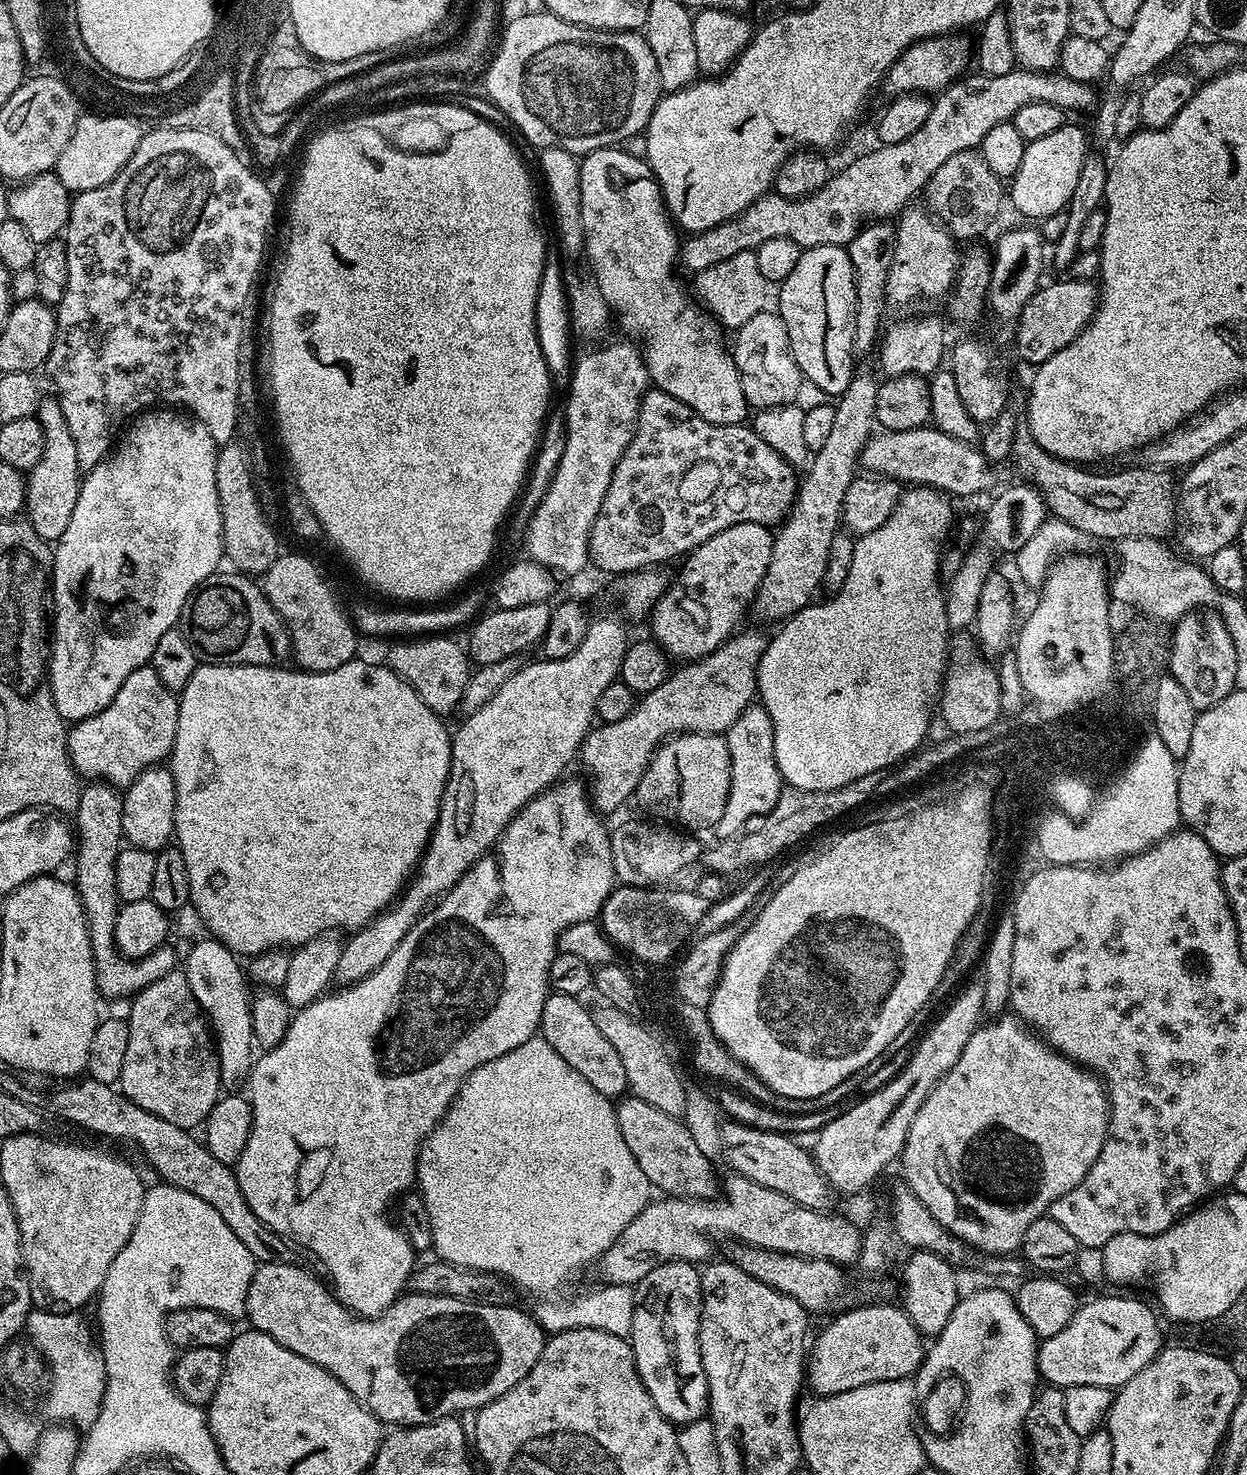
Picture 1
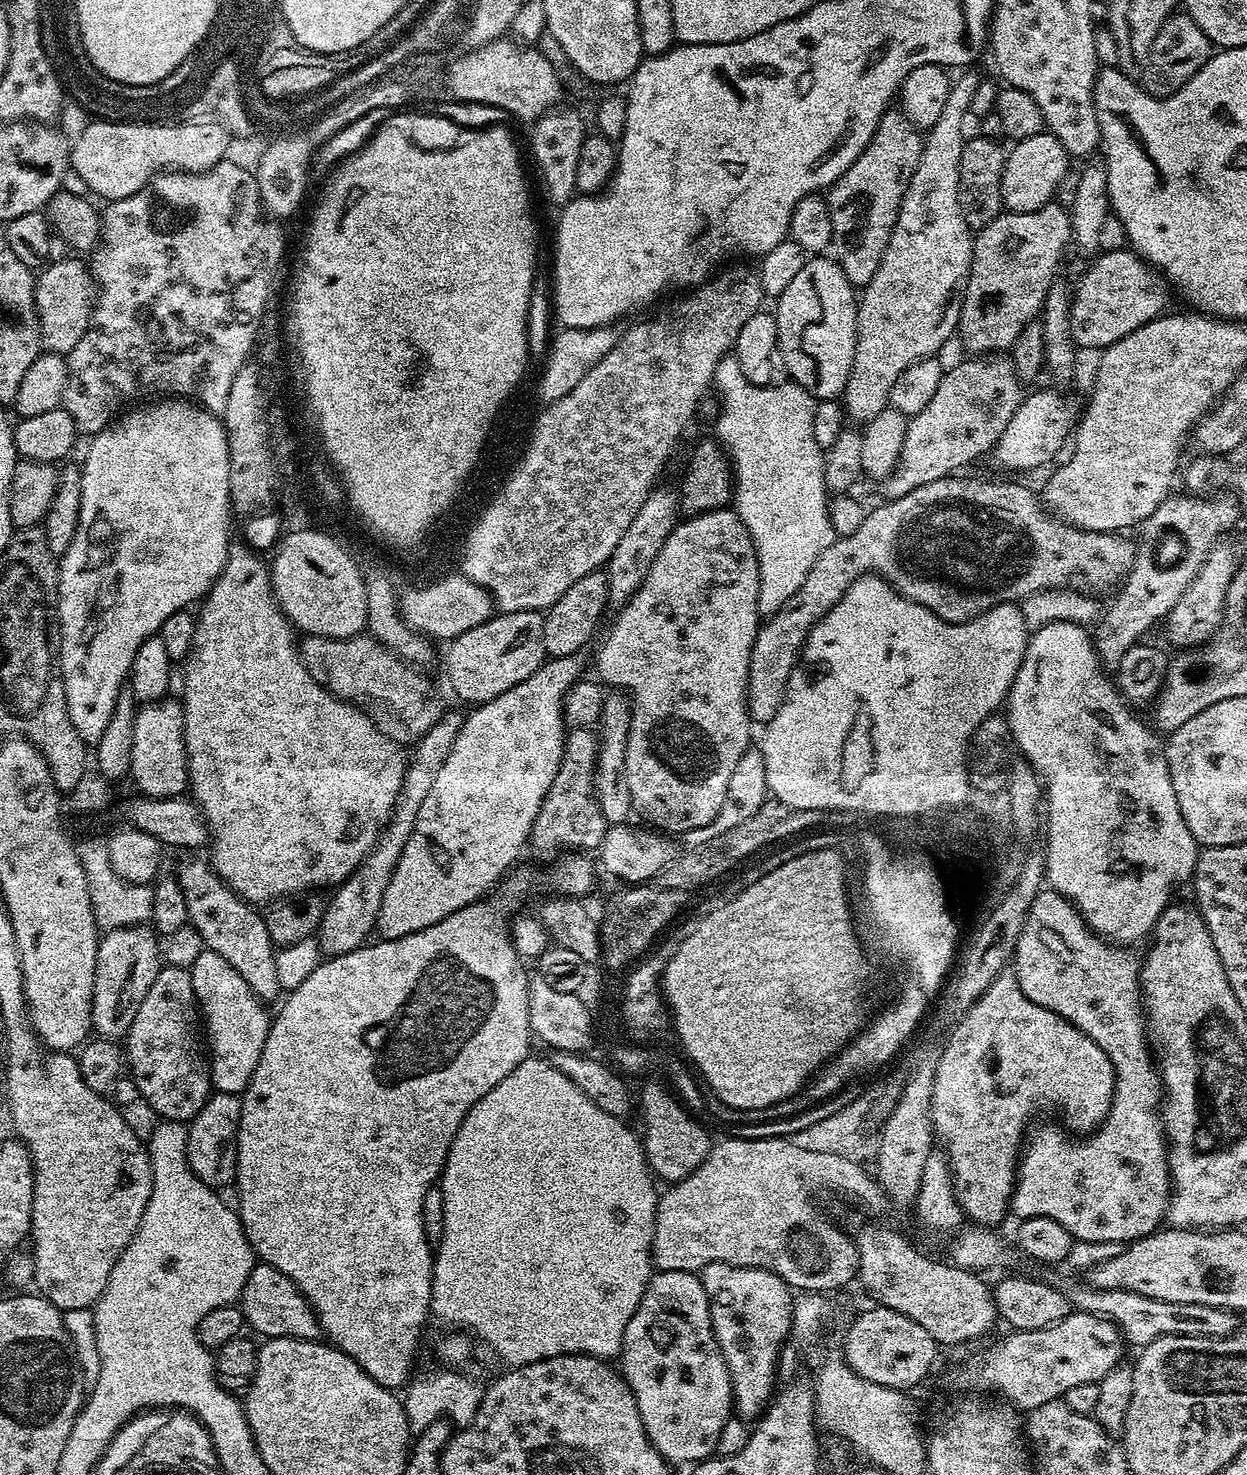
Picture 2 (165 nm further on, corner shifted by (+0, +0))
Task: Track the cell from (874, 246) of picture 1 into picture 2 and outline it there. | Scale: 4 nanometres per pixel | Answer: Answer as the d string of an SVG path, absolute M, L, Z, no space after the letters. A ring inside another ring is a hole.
M889 110L878 122L866 150L862 150L860 157L827 189L826 199L832 223L830 252L840 265L842 274L846 274L846 278L852 283L853 289L863 290L878 271L878 262L882 262L882 254L886 254L886 246L896 225L902 198L910 186L910 178L914 178L918 158L923 152L924 142L915 125L910 123L900 110Z

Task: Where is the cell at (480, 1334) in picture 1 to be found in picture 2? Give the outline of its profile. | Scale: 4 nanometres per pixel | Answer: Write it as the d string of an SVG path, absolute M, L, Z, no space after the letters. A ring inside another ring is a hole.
M263 1262L253 1267L250 1278L246 1278L244 1292L238 1301L244 1309L244 1318L249 1329L261 1332L261 1337L289 1336L299 1340L320 1340L322 1329L320 1317L308 1304L307 1298L296 1289L296 1283L274 1266Z

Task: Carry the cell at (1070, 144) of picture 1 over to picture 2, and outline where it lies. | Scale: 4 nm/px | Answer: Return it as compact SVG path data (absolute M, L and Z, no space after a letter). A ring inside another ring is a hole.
M1045 130L1034 138L1022 138L1007 149L1002 170L1002 202L1009 212L1033 212L1053 203L1056 191L1068 172L1070 157L1058 137Z

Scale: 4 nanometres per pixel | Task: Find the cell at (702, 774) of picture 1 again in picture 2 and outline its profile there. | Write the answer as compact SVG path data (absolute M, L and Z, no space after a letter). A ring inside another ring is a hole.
M731 507L719 508L713 512L698 512L687 517L685 522L677 523L672 533L662 542L662 550L658 550L658 558L650 565L650 574L642 582L642 586L619 609L616 621L608 628L604 641L596 648L596 672L605 685L630 694L632 717L630 718L630 734L626 742L626 786L630 786L633 813L641 816L645 825L664 834L683 834L709 824L722 810L722 802L726 799L726 786L734 766L738 766L738 758L748 751L752 740L754 721L748 714L748 675L750 674L750 654L754 646L756 632L760 629L762 617L758 610L758 590L760 575L758 574L758 558L752 545L746 526Z

